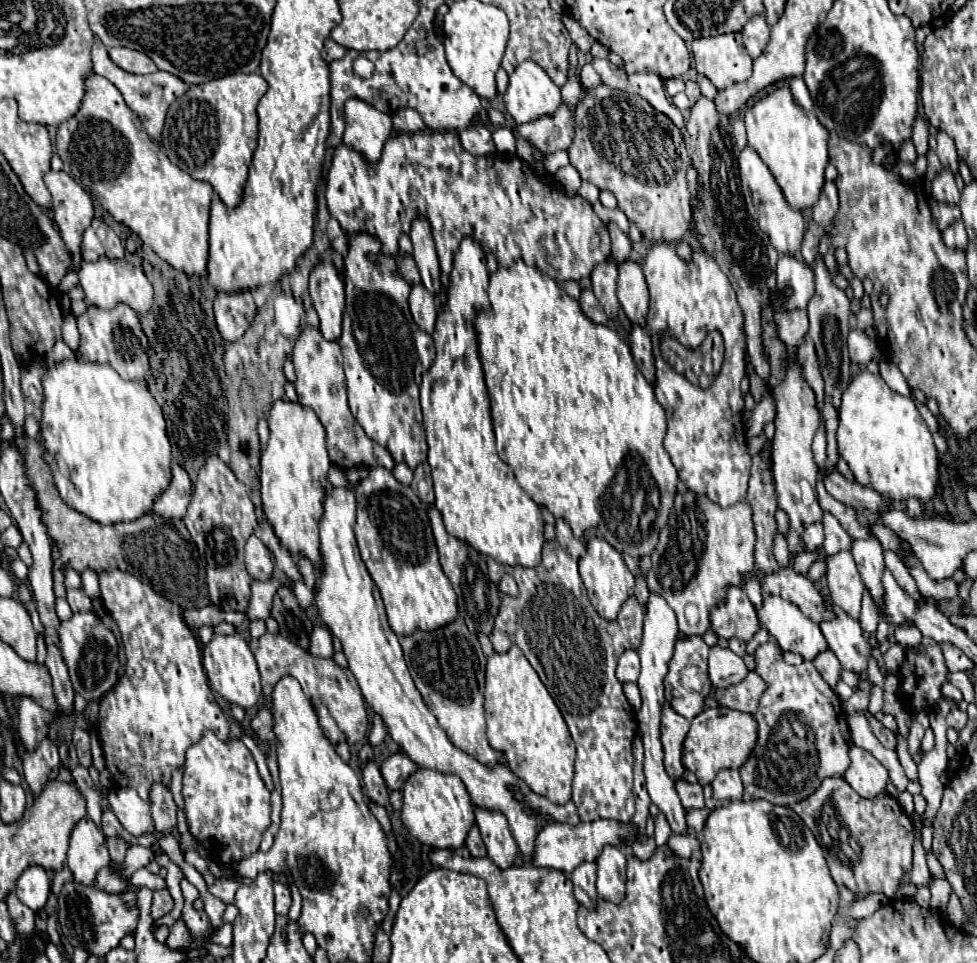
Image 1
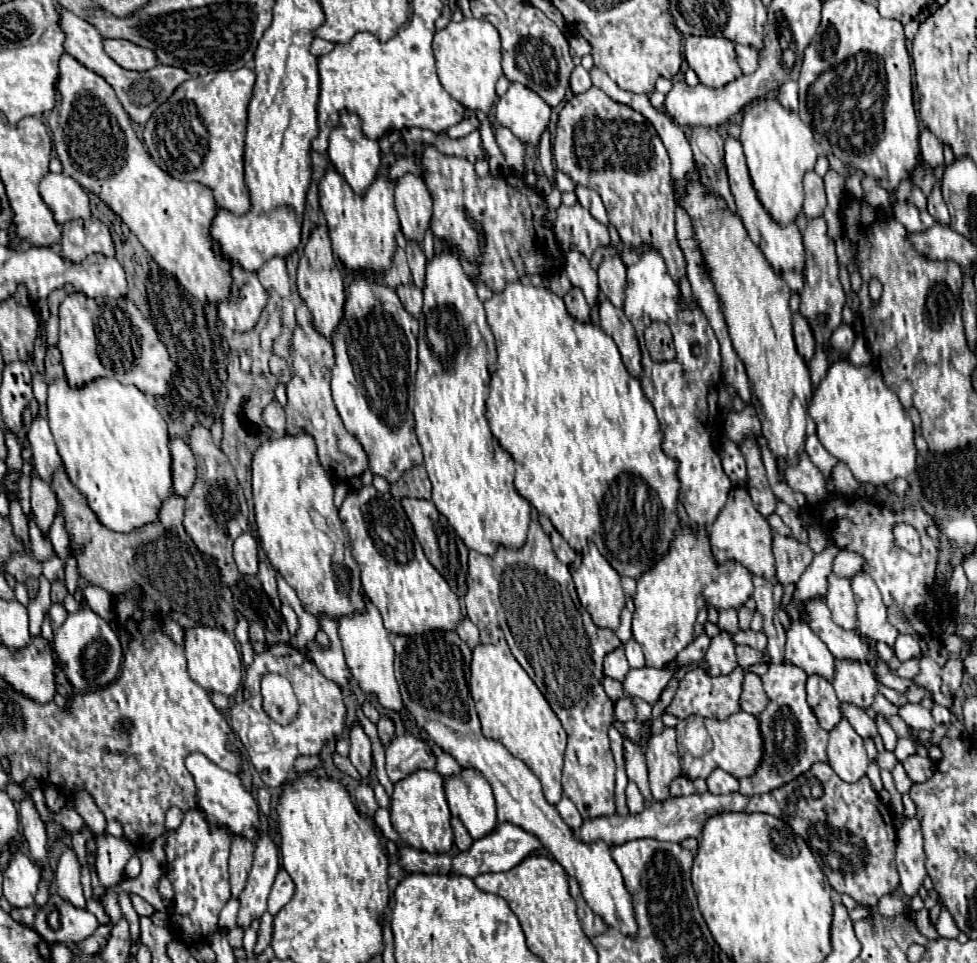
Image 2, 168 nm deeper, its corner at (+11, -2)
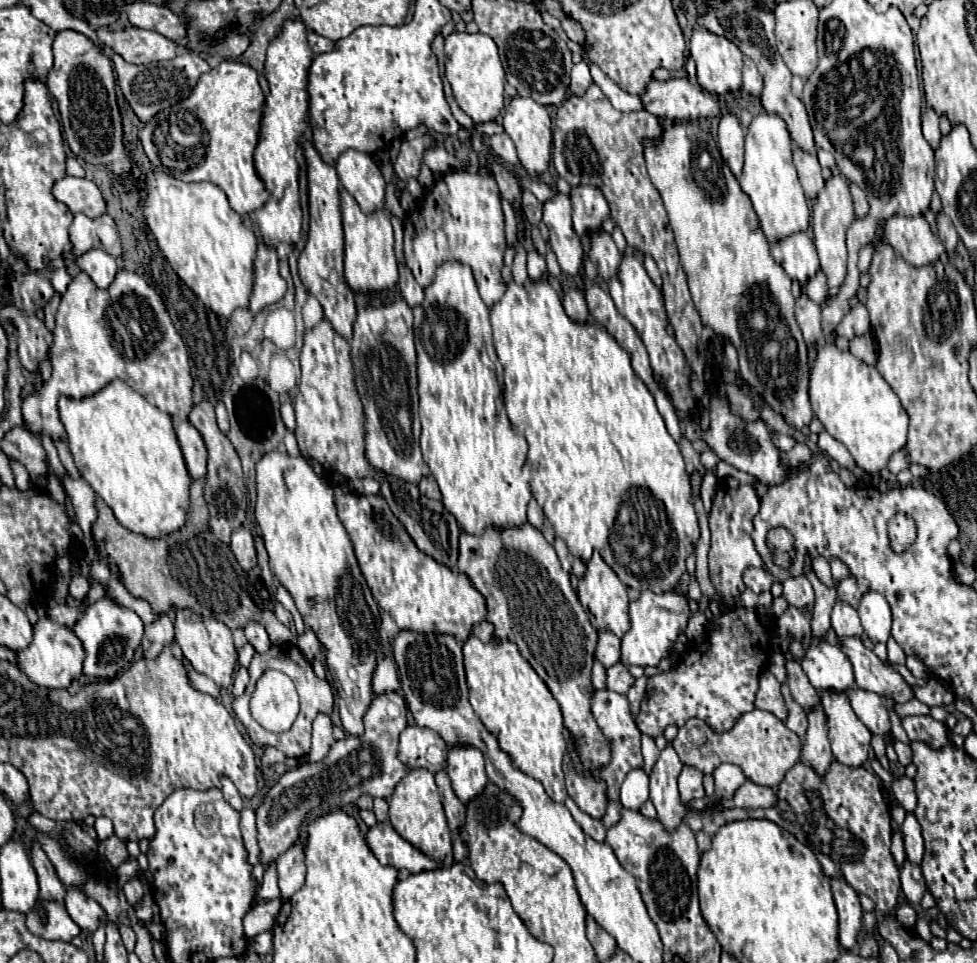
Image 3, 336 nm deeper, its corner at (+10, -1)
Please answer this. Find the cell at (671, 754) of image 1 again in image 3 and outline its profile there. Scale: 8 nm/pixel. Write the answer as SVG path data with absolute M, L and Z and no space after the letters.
M668 743L652 767L650 773L650 799L658 811L658 821L672 831L678 823L682 823L684 817L684 803L680 801L676 779L682 771L682 763L678 759L678 753L674 751L672 743Z

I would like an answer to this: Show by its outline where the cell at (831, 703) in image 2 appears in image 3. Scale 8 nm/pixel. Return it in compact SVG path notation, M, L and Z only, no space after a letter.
M822 703L814 709L806 709L808 713L808 733L802 747L802 761L814 767L816 773L824 775L834 759L828 743L828 725L826 725L826 713L822 709Z

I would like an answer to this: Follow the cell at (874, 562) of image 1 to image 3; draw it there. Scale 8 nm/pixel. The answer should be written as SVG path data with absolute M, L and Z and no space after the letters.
M868 591L860 599L858 613L860 613L864 633L874 643L886 643L892 627L892 613L890 613L888 601L880 593Z

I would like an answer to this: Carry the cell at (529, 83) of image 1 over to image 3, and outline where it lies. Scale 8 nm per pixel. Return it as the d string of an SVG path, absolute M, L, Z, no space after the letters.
M516 95L510 105L504 111L504 131L512 137L520 163L530 175L538 175L548 169L550 163L550 151L552 151L552 121L544 105L538 105L532 97L520 97Z

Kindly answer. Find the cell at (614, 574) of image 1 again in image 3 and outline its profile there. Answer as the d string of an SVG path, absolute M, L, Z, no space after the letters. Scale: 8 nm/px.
M594 551L592 559L586 563L586 573L578 581L578 599L582 607L588 611L590 621L596 629L608 629L616 637L622 637L630 629L630 617L628 617L628 595L626 585L616 577L616 573L602 561L598 551Z

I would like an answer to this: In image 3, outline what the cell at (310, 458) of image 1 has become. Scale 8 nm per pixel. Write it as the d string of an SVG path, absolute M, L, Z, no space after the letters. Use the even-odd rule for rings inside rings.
M280 451L266 453L256 465L256 485L258 485L258 503L256 503L256 521L262 531L262 539L266 543L266 551L270 555L270 569L280 579L280 583L290 591L296 601L298 611L304 617L304 623L318 635L322 645L328 649L328 671L332 675L334 687L338 691L338 707L342 727L348 735L364 733L364 715L372 701L372 673L376 669L376 653L378 653L378 629L380 629L380 611L372 599L372 593L362 577L358 561L354 557L354 549L344 525L338 519L334 505L332 487L310 469L310 463L304 457L292 457ZM310 597L320 597L324 611L320 615L312 615L308 607Z

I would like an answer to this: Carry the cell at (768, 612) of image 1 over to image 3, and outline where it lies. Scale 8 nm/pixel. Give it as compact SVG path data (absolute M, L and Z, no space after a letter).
M826 639L806 647L806 653L802 657L802 669L818 691L844 691L854 685L852 665L848 657L840 651L840 647L830 645Z

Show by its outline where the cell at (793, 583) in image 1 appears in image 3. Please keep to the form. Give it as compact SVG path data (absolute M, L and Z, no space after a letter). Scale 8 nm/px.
M836 637L836 641L850 659L856 685L860 689L874 691L878 695L892 695L896 703L906 703L914 697L910 685L892 669L892 665L884 665L874 651L866 649L860 637Z

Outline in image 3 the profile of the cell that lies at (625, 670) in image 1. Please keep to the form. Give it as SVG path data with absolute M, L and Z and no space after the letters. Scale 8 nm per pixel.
M598 631L598 647L596 647L596 659L610 669L610 665L616 665L620 661L620 639L614 637L610 631Z

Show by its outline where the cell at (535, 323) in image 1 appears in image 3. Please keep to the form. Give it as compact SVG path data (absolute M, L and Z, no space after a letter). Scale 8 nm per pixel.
M536 281L536 285L532 283L528 289L518 283L508 283L502 299L490 309L490 321L492 321L492 331L494 331L496 355L504 367L506 415L508 415L508 421L514 431L520 433L520 429L524 429L524 437L528 441L528 459L524 463L522 473L530 483L534 499L542 507L546 519L552 523L554 533L558 537L562 537L564 543L568 545L568 549L584 563L592 557L592 551L598 549L598 553L614 569L618 579L632 589L638 589L638 591L652 589L654 593L674 589L686 571L686 557L694 551L696 541L700 537L700 529L698 529L694 505L690 503L692 501L690 499L690 481L684 471L682 453L680 453L676 441L666 431L664 419L656 409L652 393L646 389L642 379L632 371L628 353L614 341L614 337L610 337L610 333L606 333L606 329L602 329L602 325L572 321L564 313L564 307L562 307L558 293L546 281Z

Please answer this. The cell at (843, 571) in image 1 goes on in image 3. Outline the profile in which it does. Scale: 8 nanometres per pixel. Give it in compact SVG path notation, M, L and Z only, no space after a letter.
M836 601L834 611L832 611L832 629L840 637L862 635L862 625L860 625L860 619L858 619L858 611L846 601Z

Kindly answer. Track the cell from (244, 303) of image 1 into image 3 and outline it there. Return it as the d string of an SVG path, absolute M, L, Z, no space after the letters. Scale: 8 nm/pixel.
M258 245L254 259L254 287L250 297L250 311L256 315L264 307L274 305L286 293L286 281L278 273L278 257L276 251Z

